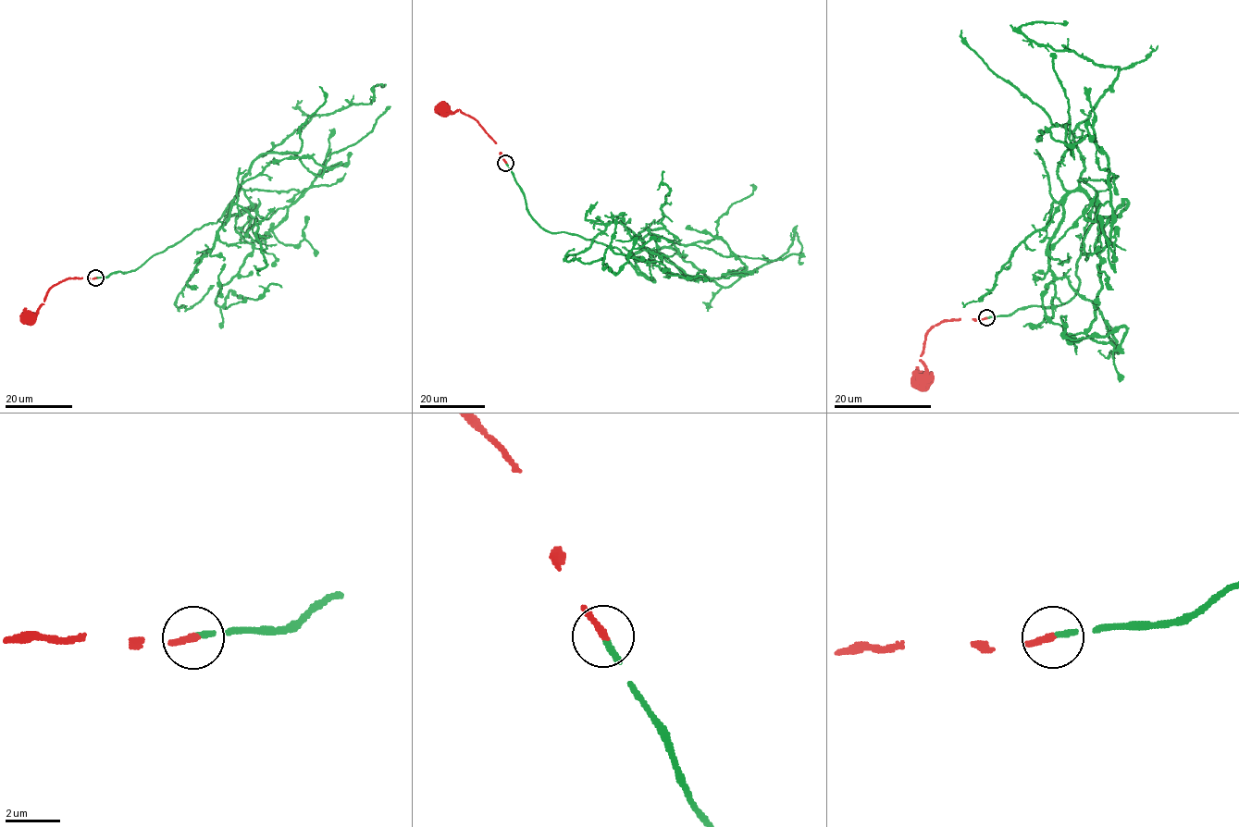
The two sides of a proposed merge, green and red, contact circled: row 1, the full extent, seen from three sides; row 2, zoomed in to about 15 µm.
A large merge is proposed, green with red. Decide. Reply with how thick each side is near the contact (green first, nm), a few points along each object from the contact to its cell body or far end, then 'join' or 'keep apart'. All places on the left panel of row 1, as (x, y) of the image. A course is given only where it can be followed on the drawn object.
200/260 nm | green via (95, 278), (135, 270), (196, 228), (216, 223), (253, 162), (313, 117), (369, 103), (372, 88), (386, 84) | red via (95, 278), (67, 277), (48, 290), (36, 312), (29, 314) | join

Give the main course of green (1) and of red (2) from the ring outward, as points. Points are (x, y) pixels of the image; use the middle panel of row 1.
1: (506, 163), (529, 216), (551, 232), (630, 256), (671, 248), (724, 287), (778, 259), (794, 231), (803, 262)
2: (506, 162), (496, 142), (477, 121), (459, 109), (454, 113), (443, 110)

